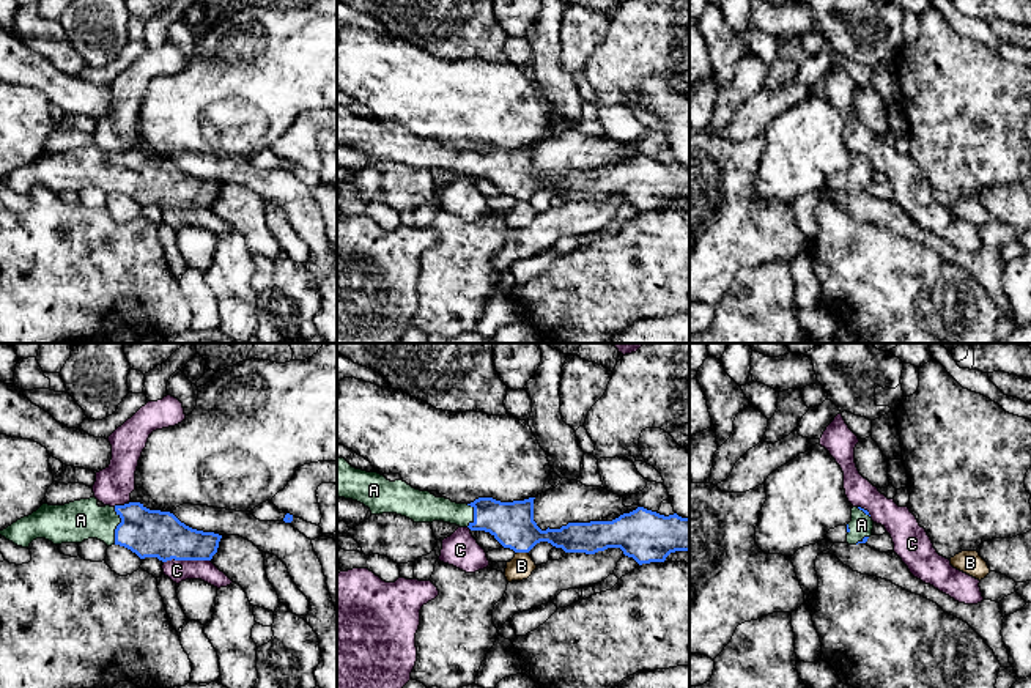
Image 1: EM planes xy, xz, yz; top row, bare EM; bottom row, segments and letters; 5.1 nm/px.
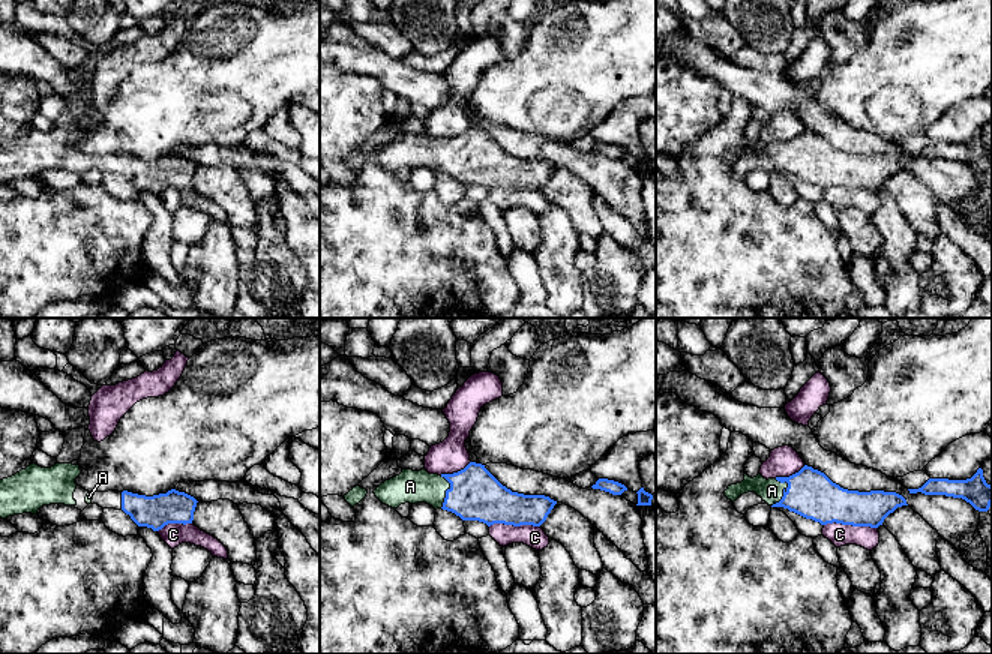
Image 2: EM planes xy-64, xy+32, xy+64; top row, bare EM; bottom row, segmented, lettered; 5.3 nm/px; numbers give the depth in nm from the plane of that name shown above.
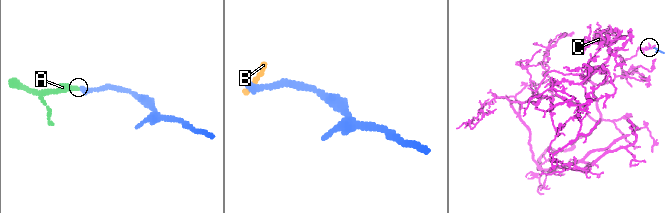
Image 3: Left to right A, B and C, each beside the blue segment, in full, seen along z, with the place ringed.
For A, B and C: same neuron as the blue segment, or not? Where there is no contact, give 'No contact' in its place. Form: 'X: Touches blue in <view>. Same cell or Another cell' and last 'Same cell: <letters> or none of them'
A: Touches blue in xy. Same cell
B: Touches blue in xz. Another cell
C: Touches blue in xy. Another cell
Same cell: A

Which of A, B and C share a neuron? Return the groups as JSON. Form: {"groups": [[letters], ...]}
{"groups": [["A"], ["B"], ["C"]]}

